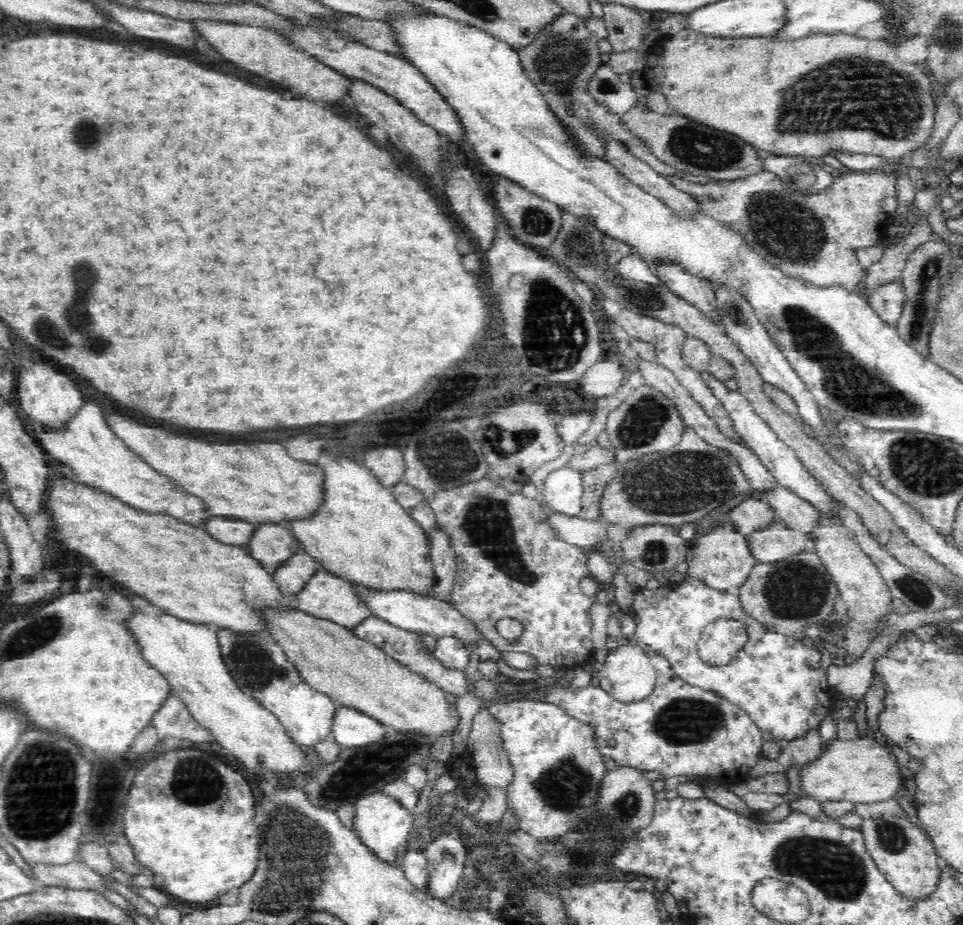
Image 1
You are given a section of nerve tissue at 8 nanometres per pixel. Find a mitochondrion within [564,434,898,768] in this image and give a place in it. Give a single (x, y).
(667, 488)

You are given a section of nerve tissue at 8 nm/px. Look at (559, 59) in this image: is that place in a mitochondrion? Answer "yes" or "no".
yes

